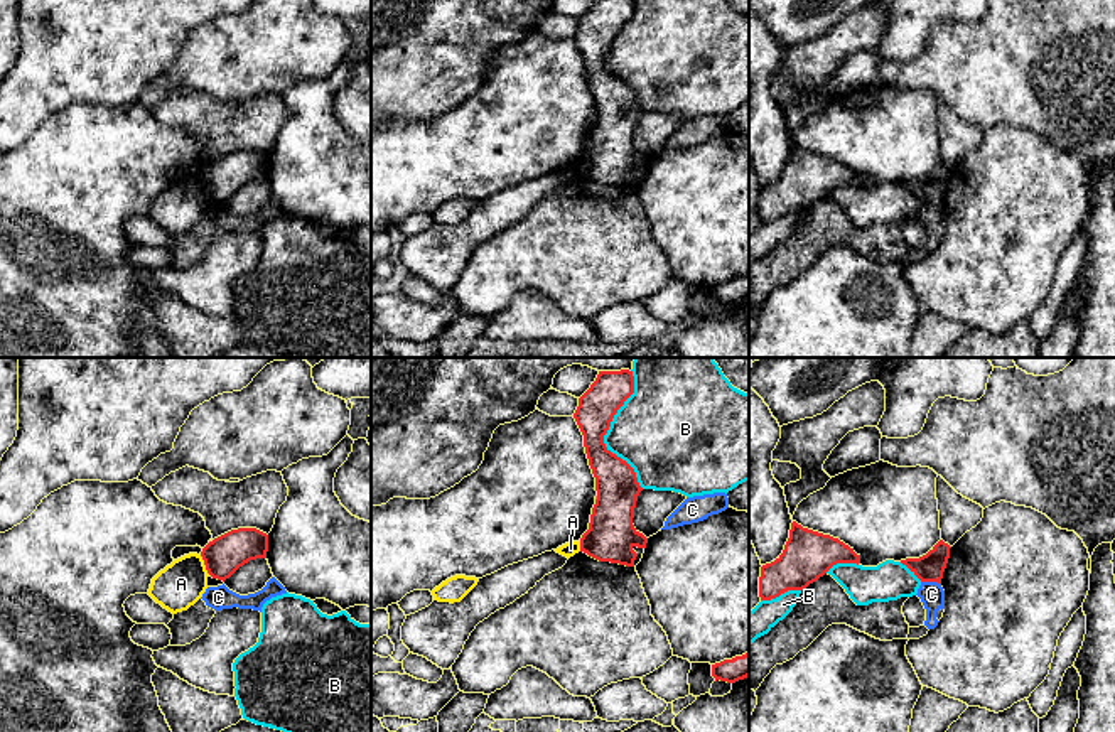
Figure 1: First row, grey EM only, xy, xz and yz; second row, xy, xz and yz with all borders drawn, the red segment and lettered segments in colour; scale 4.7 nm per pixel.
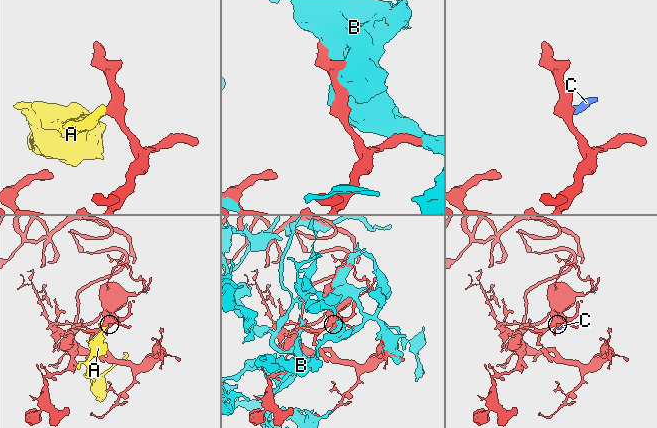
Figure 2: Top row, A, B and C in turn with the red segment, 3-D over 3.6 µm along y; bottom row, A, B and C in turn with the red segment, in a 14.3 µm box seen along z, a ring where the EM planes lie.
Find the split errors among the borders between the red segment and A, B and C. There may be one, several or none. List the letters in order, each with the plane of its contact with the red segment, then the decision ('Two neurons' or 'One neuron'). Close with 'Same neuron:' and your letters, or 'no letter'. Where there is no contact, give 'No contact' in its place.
A: Touches red in xy. Two neurons
B: Touches red in xz. Two neurons
C: Touches red in yz. Two neurons
Same neuron: no letter

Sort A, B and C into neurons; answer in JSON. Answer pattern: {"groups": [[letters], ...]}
{"groups": [["A"], ["B"], ["C"]]}

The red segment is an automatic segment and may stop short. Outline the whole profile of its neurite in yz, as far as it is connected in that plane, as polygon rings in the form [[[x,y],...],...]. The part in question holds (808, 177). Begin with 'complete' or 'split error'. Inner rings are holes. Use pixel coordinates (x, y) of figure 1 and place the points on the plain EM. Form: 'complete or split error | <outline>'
complete | [[[791,145],[783,175],[761,189],[759,219],[771,223],[788,213],[803,213],[837,186],[860,186],[860,177],[848,167]]]

